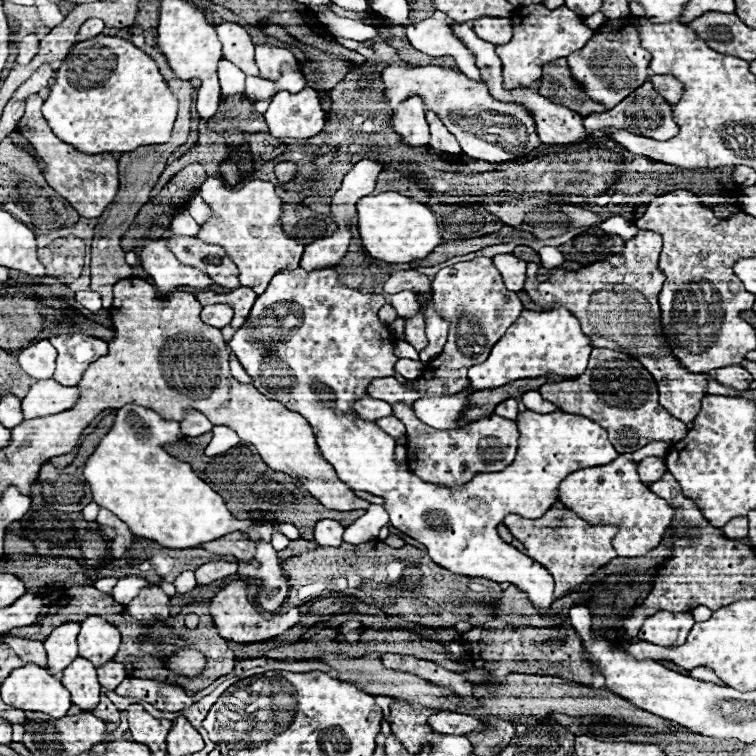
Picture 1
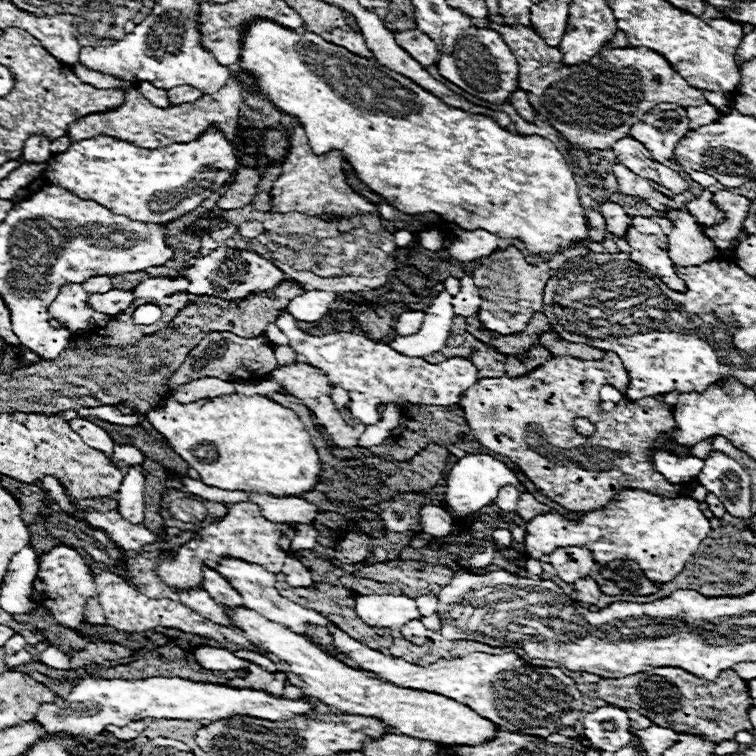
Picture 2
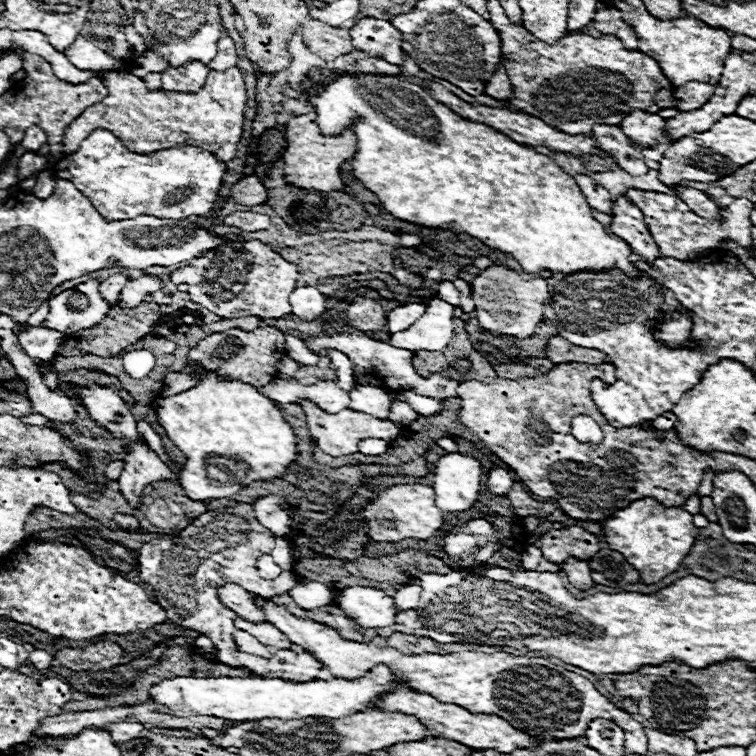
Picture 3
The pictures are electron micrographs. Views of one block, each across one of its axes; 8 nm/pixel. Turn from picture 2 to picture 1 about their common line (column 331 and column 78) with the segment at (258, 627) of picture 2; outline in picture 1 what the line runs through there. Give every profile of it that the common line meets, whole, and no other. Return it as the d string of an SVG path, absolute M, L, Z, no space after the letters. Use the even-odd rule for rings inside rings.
M78 656L68 668L64 668L62 684L72 694L72 704L82 710L94 710L100 702L100 684L96 680L96 668L90 660Z

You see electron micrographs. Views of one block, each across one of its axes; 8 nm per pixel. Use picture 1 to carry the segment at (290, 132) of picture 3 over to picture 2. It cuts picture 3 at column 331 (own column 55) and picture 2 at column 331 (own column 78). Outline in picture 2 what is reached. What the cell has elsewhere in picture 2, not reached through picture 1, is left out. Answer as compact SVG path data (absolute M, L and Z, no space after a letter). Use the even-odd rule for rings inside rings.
M298 126L290 134L290 150L288 156L282 164L282 176L274 180L274 188L270 192L270 202L272 210L270 212L302 212L308 216L320 216L320 214L336 214L342 218L352 218L352 216L362 216L362 214L376 214L378 208L370 200L362 198L356 194L344 176L342 170L344 156L340 152L328 152L322 156L316 156L310 150L306 132Z

